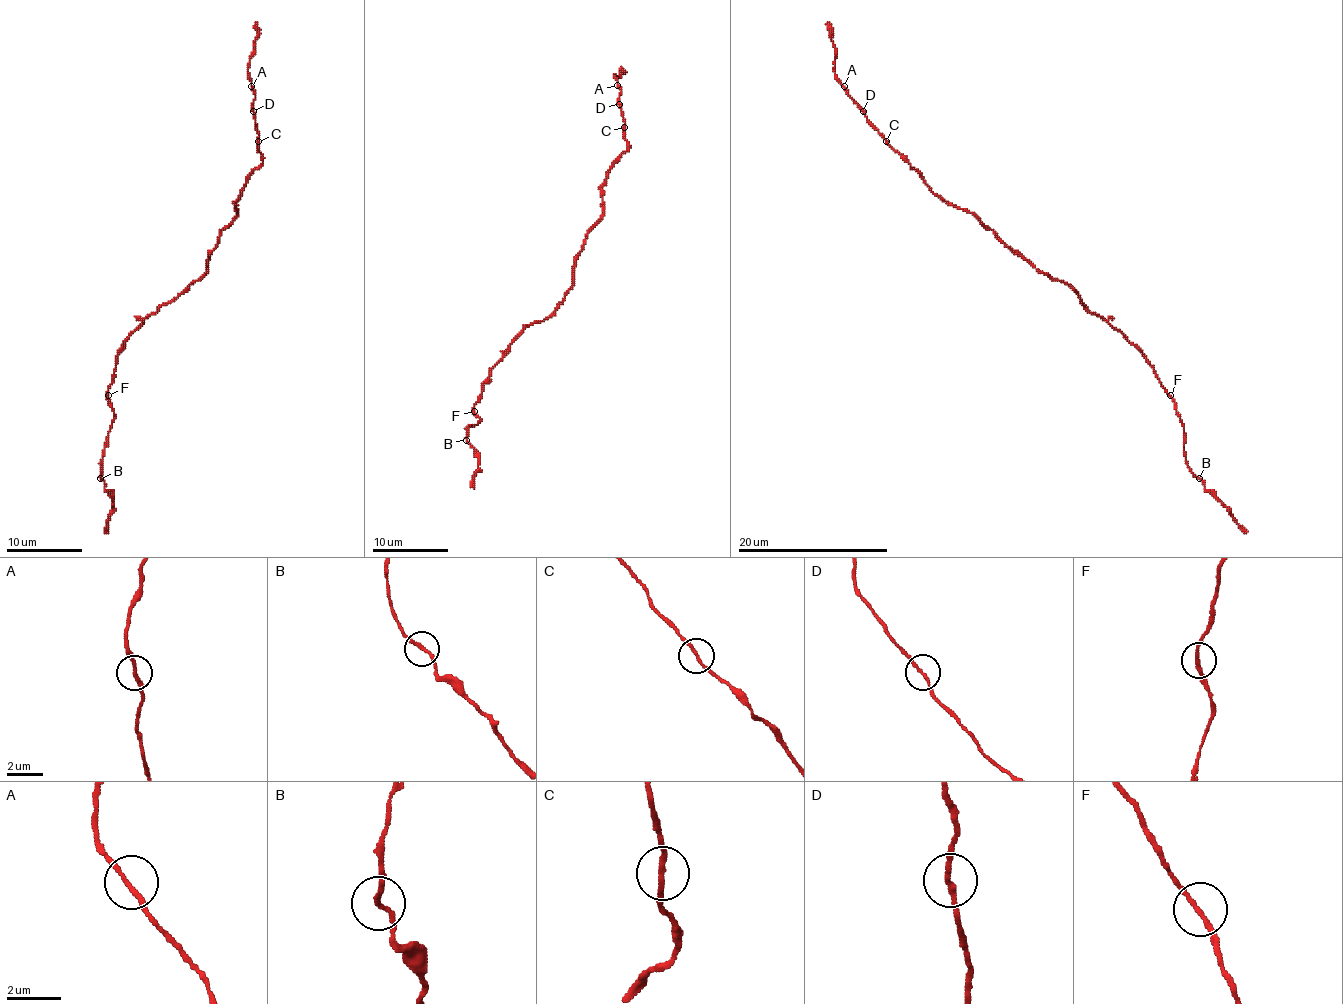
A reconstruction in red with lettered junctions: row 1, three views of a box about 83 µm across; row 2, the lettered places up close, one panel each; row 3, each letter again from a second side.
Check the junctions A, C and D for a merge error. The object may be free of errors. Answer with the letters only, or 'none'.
none

